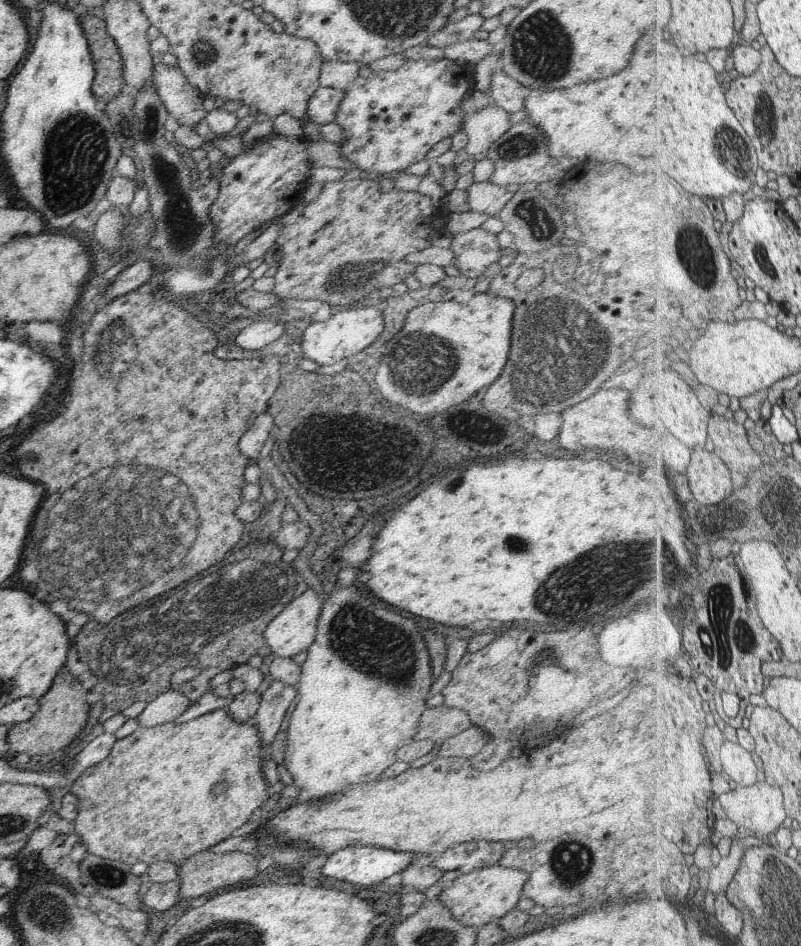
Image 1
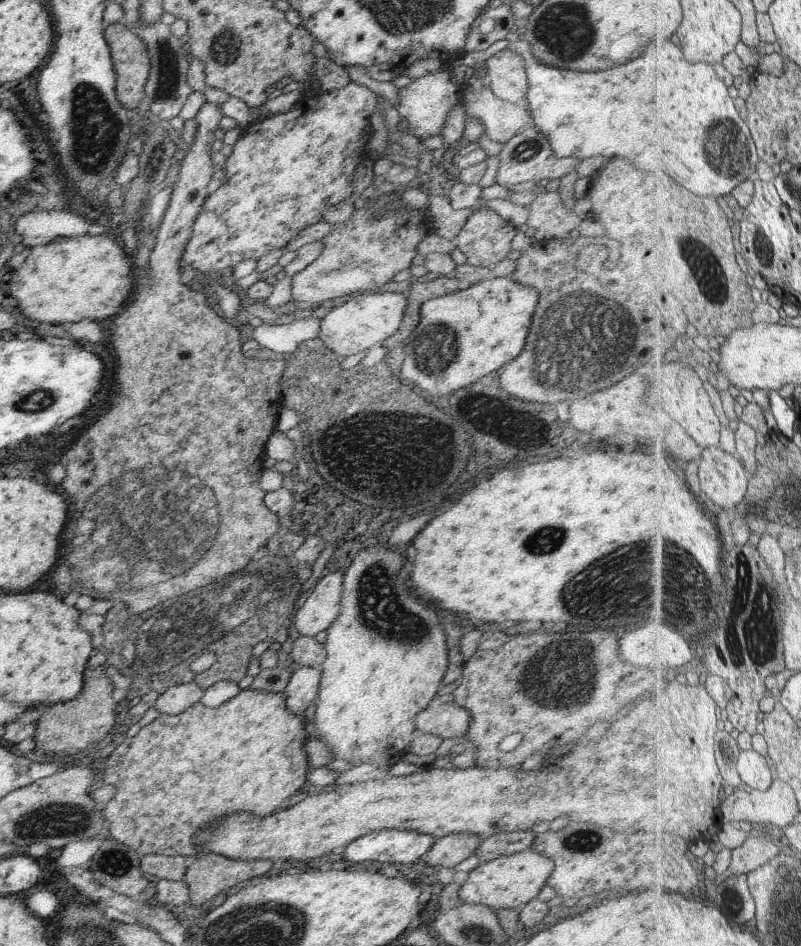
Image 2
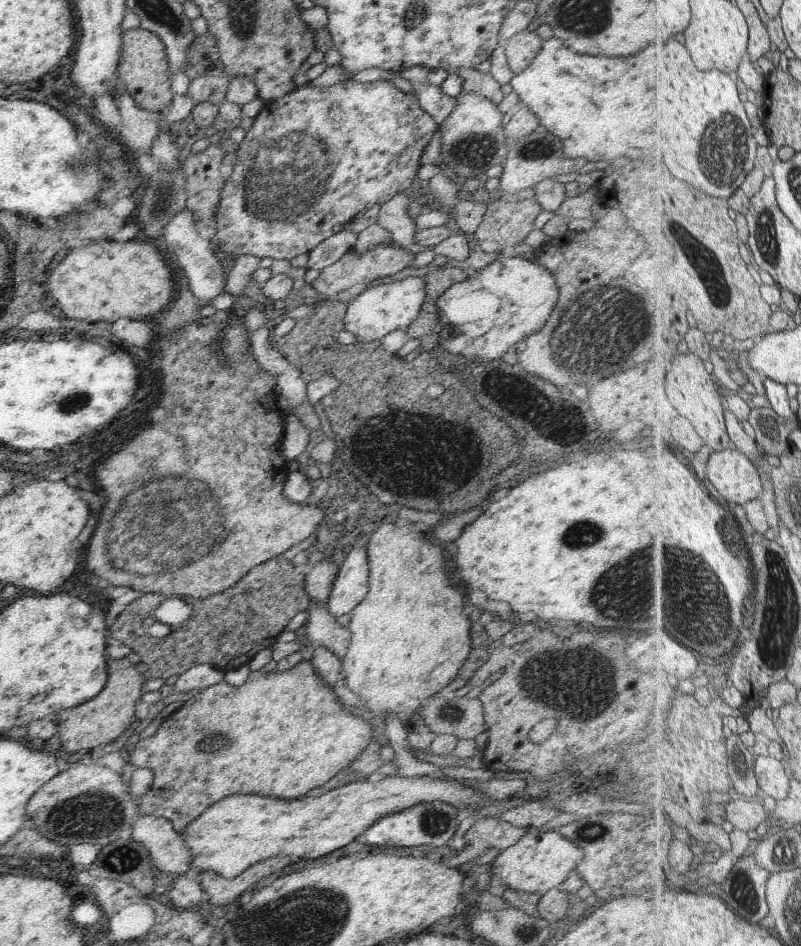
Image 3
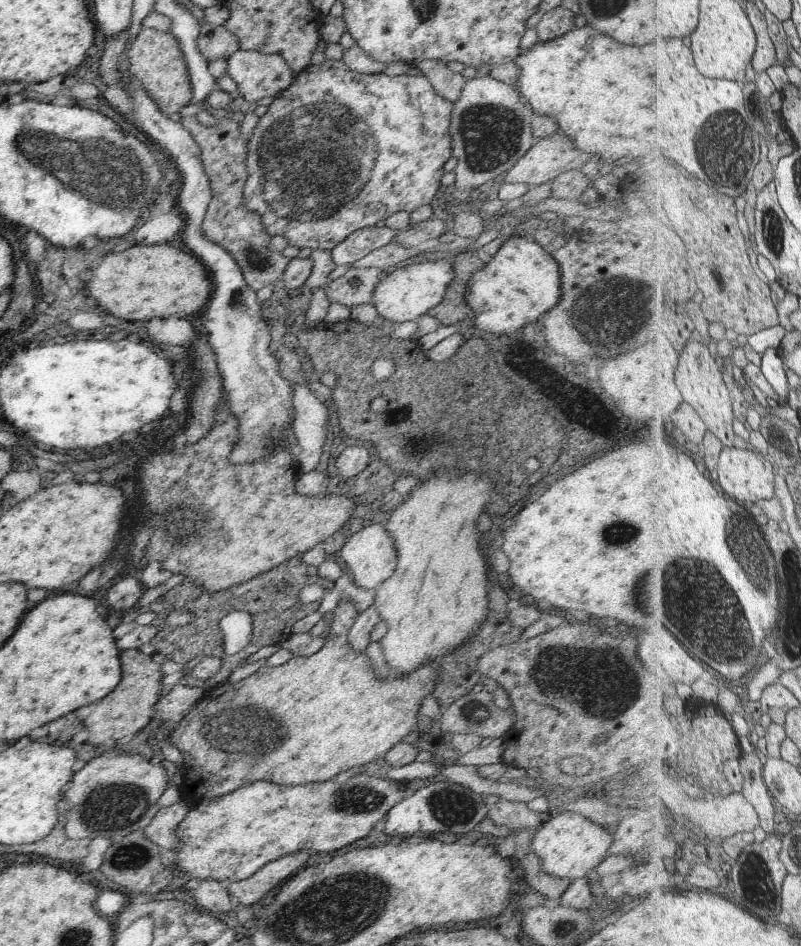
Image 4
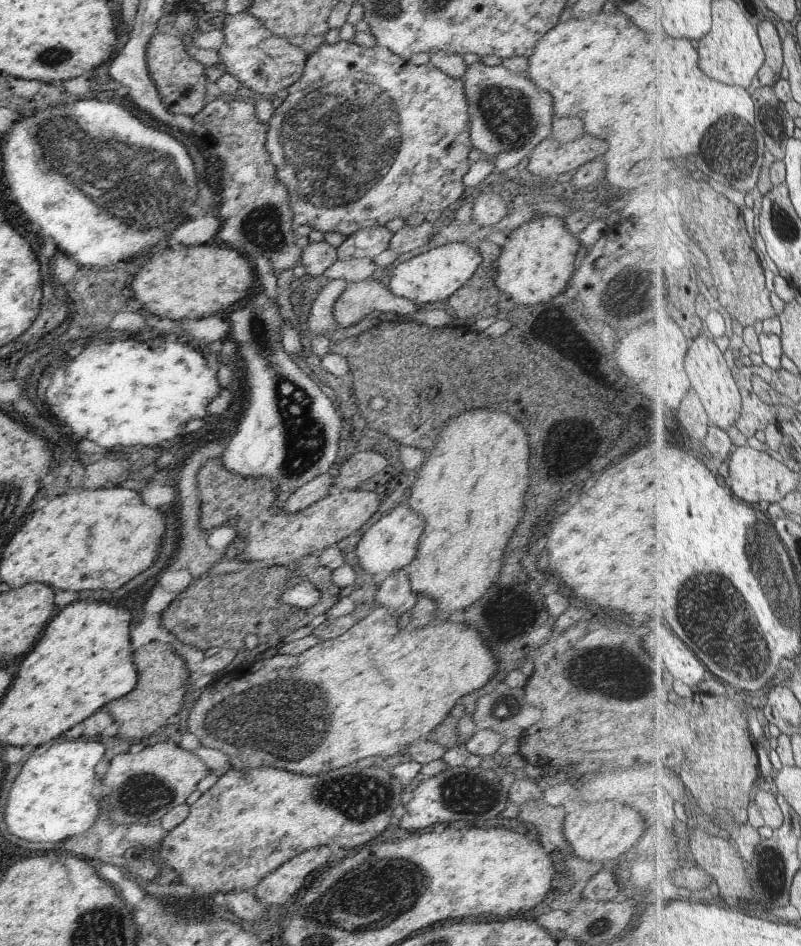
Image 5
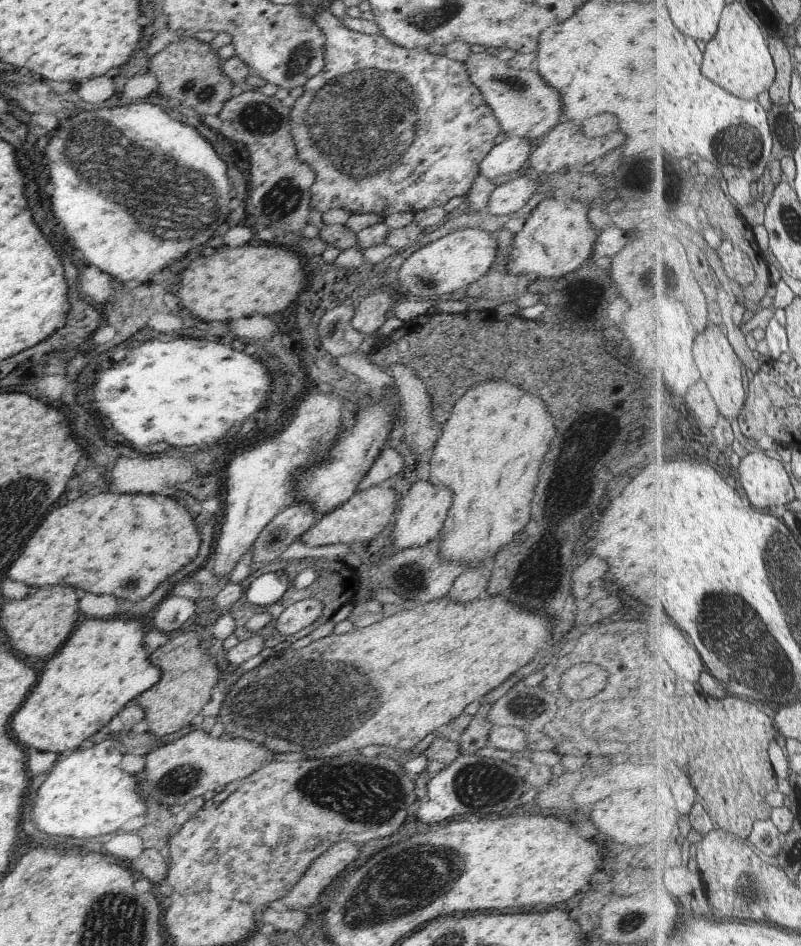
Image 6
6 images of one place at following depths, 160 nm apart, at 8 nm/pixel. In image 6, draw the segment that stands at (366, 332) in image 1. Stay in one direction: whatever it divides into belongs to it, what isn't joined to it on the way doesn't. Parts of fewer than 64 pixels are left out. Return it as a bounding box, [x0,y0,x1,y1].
[393,228,495,301]

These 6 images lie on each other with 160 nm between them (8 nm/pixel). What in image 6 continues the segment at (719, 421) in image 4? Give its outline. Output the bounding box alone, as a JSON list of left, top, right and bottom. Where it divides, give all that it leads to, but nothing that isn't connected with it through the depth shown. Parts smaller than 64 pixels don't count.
[693,322,747,418]

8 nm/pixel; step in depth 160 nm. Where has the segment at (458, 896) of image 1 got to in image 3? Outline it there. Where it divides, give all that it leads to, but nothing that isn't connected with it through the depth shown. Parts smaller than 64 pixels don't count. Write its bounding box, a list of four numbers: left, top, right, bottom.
[489,829,583,894]

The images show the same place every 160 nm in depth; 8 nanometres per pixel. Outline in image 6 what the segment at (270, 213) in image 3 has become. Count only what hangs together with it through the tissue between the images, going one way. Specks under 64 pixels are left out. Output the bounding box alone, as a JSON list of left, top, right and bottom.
[288,8,499,216]

